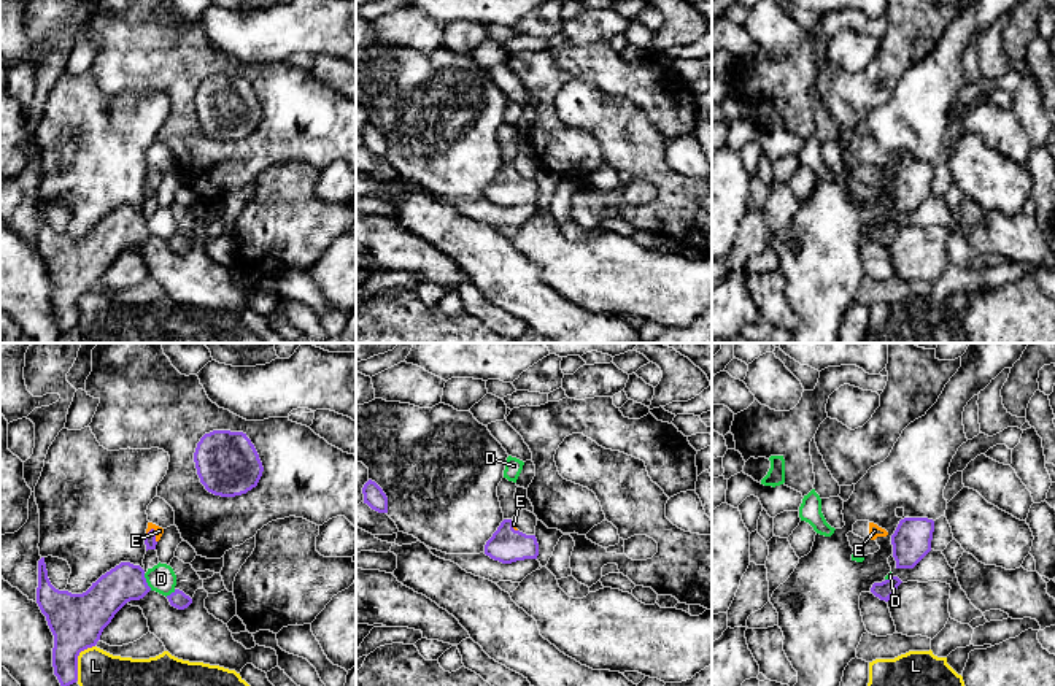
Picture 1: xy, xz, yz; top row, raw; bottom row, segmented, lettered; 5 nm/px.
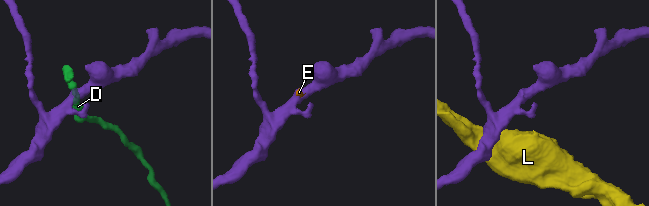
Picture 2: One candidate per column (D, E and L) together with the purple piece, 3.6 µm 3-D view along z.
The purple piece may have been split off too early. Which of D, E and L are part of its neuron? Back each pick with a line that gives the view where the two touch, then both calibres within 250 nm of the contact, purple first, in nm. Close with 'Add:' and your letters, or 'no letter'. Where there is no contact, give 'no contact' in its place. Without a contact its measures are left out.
E: contact in xy; calibres 60 and 50 nm
Add: E

